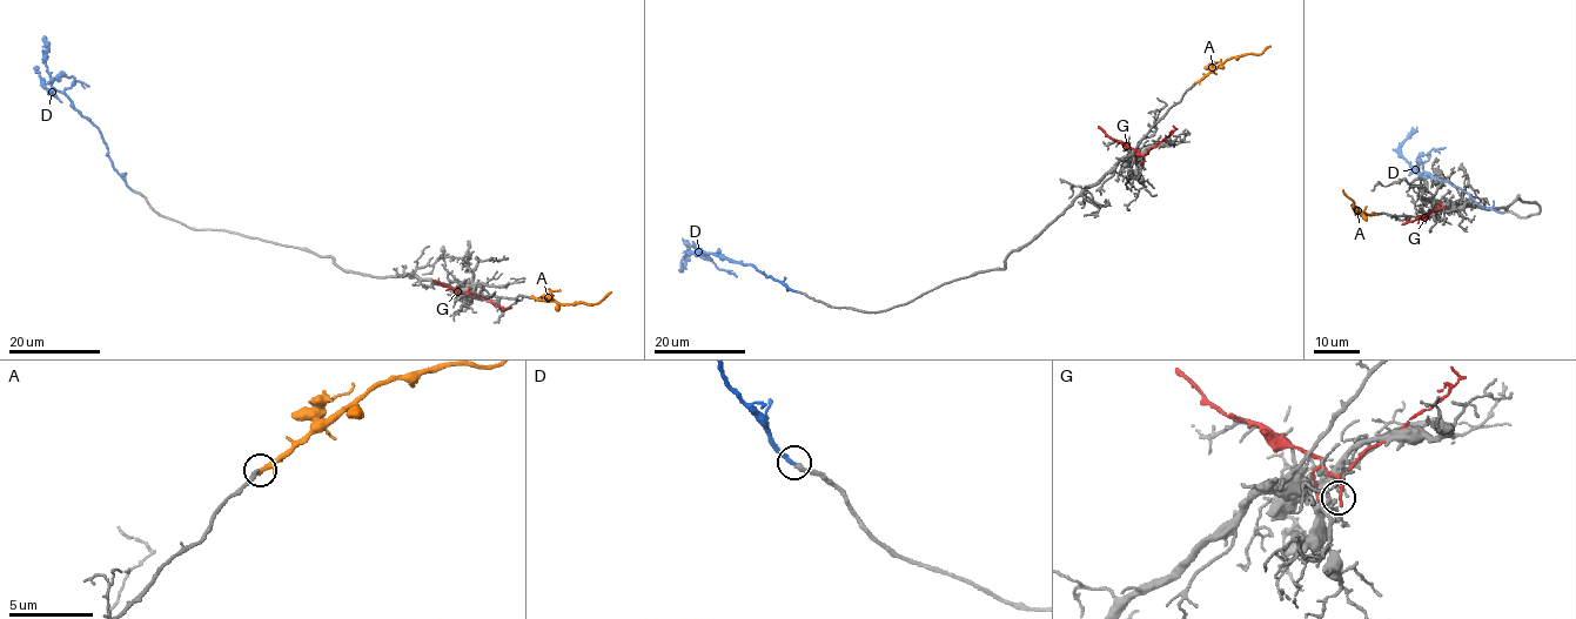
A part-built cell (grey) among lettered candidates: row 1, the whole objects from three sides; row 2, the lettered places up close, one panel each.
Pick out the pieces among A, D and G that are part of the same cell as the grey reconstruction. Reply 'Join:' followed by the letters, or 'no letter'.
Join: D

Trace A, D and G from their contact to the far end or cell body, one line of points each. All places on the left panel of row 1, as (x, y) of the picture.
A: (531, 296), (565, 304), (596, 303), (610, 291)
D: (132, 190), (113, 166), (98, 128), (52, 85), (46, 64), (46, 38)
G: (474, 295), (458, 293), (434, 280)

